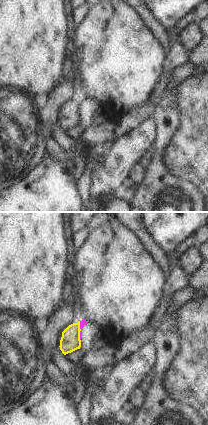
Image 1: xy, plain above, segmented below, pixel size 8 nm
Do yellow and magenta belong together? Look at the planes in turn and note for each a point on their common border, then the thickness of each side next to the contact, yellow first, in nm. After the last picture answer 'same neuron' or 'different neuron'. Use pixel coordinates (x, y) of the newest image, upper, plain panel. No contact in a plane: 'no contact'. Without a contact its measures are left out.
(80, 106) | 160/50 nm

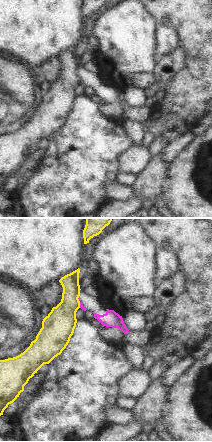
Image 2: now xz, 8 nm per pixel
(79, 78) | 240/30 nm

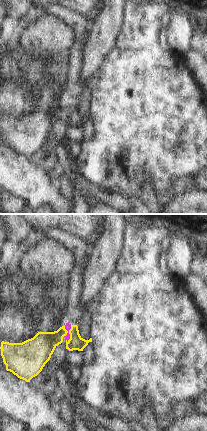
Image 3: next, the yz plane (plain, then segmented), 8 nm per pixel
(69, 109) | 120/50 nm

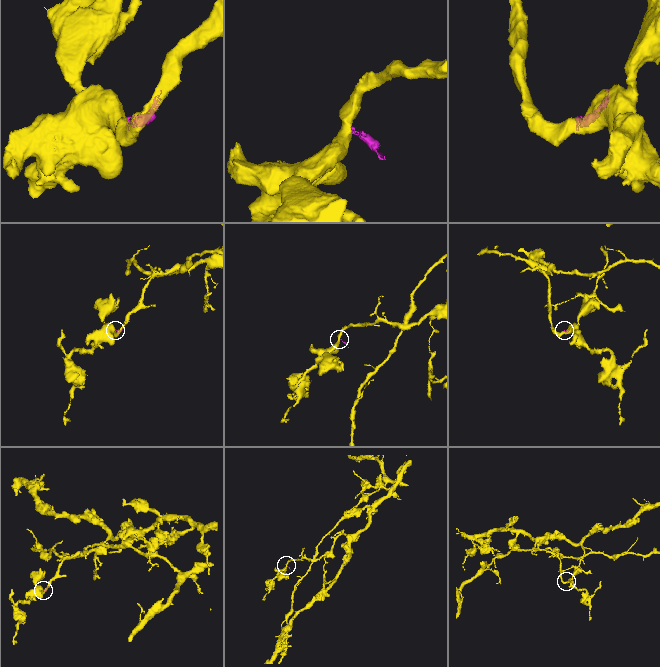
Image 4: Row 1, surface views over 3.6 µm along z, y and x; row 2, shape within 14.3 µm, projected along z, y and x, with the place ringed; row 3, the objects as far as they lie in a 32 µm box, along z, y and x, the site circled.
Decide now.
different neuron

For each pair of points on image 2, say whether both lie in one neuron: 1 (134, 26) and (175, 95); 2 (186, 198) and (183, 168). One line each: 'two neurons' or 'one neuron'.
1: two neurons
2: one neuron

